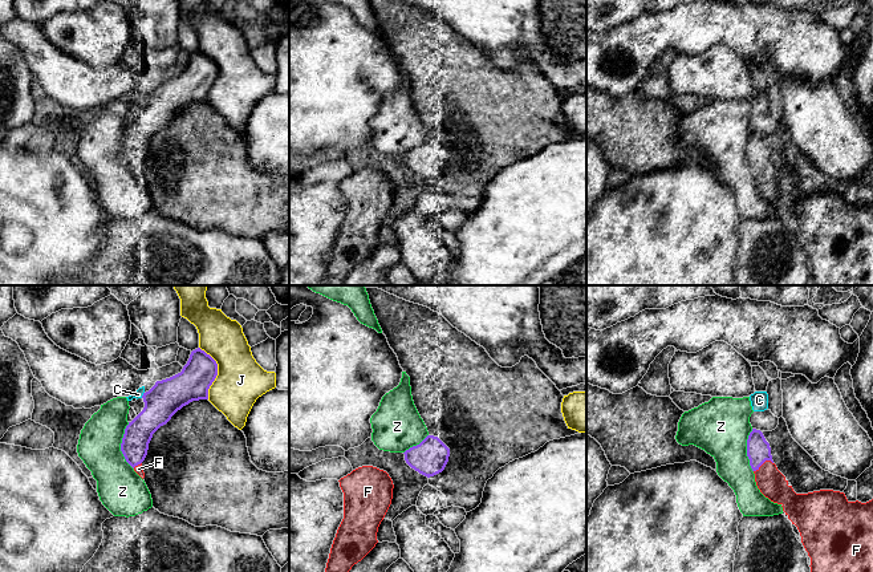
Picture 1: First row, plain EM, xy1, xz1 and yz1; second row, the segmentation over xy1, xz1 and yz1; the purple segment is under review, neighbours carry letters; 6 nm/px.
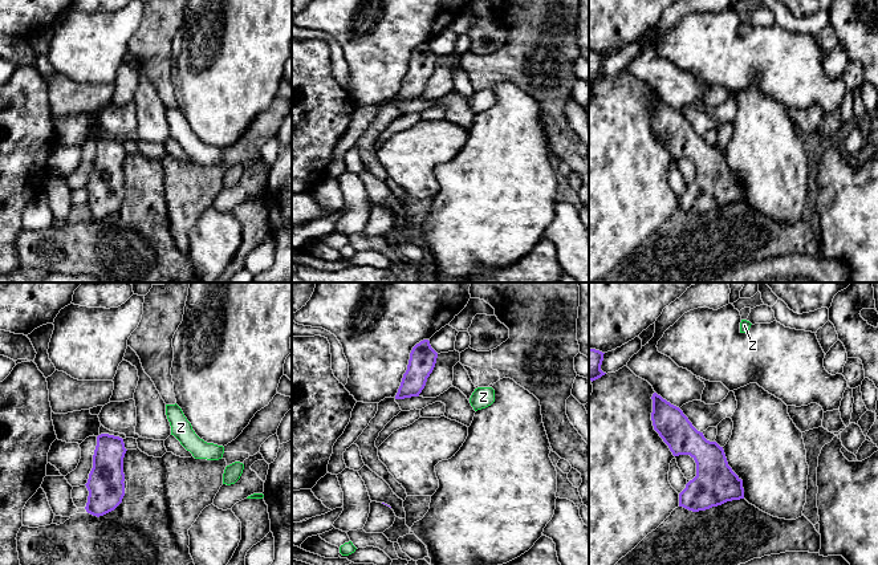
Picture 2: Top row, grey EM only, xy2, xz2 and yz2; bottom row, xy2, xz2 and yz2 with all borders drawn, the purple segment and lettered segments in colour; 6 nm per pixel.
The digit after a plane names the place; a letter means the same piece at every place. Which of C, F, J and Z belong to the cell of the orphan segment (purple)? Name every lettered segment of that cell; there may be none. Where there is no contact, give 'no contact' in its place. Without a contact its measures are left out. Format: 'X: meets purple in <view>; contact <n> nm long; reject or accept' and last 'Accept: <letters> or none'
C: meets purple in xy1; contact 40 nm long; reject
F: meets purple in yz1; contact 130 nm long; accept
J: meets purple in xy1; contact 320 nm long; reject
Z: meets purple in xy1; contact 280 nm long; reject
Accept: F

